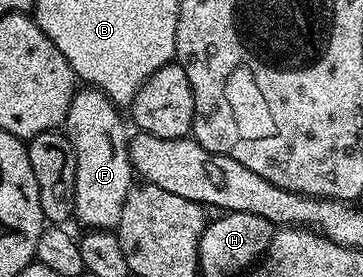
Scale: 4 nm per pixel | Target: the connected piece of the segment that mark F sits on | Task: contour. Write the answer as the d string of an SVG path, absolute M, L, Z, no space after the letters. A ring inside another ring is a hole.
M84 86L73 92L70 110L66 121L66 135L74 146L78 162L78 174L74 186L75 219L81 220L88 230L112 230L122 218L122 206L126 206L126 194L134 187L134 173L128 153L129 133L124 133L124 124L120 121L117 105L106 93L95 86Z

